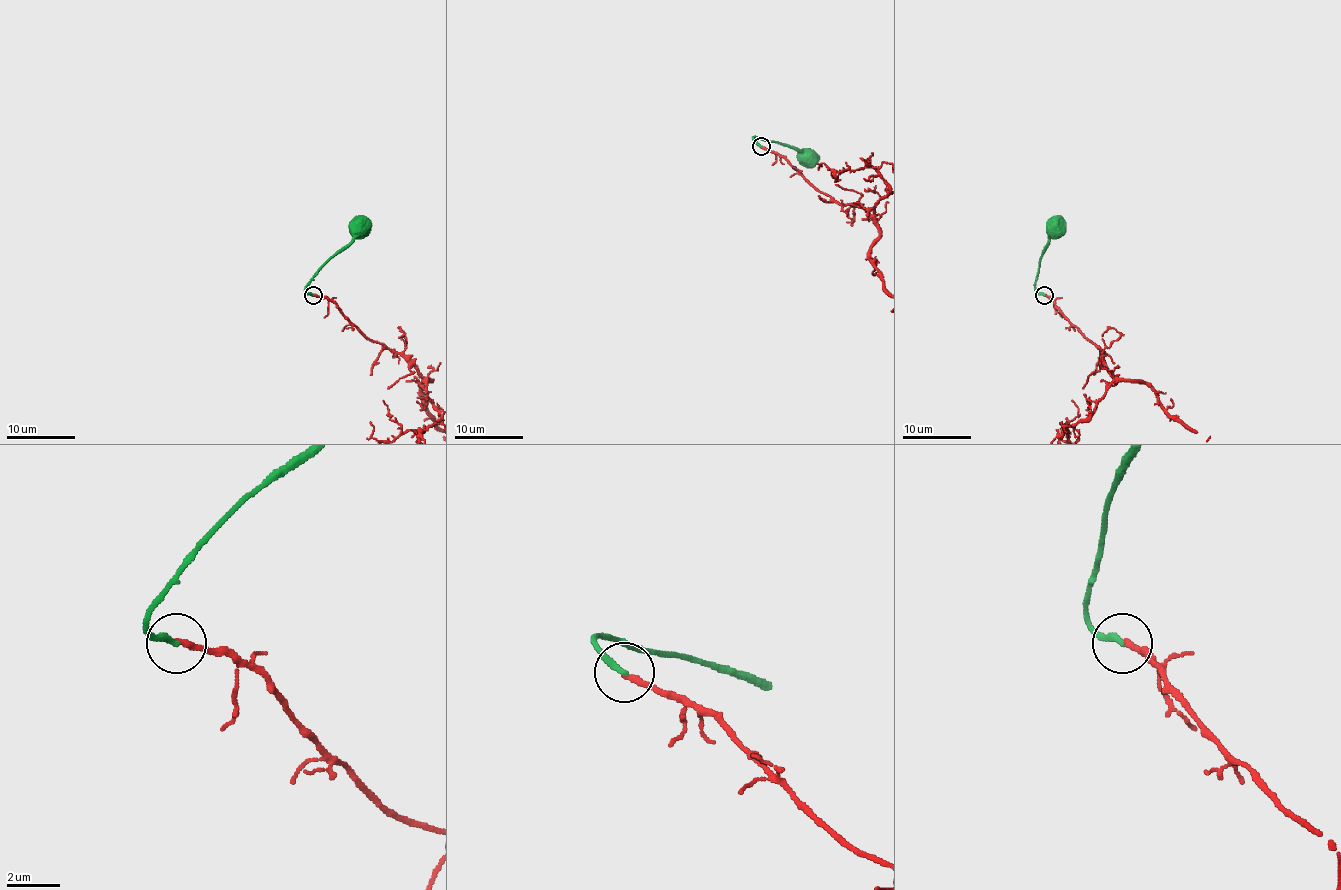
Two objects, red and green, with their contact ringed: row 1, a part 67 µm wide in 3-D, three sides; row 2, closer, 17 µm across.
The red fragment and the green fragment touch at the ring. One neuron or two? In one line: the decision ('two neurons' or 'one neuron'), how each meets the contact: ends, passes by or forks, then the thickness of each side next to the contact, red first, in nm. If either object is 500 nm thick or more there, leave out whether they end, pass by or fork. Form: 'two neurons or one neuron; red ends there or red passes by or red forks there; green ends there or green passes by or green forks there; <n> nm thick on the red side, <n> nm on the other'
two neurons; red ends there; green ends there; 240 nm thick on the red side, 280 nm on the other

